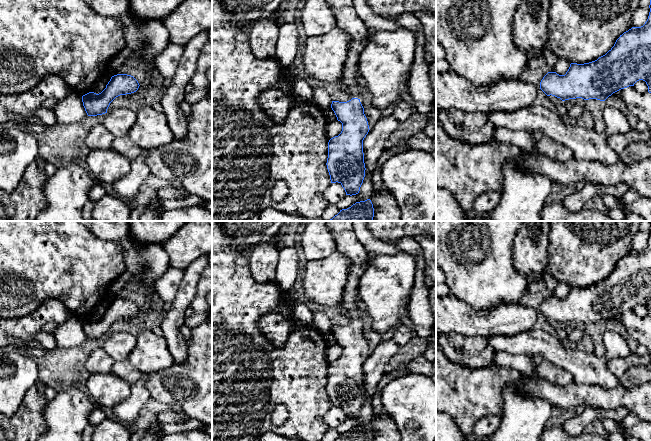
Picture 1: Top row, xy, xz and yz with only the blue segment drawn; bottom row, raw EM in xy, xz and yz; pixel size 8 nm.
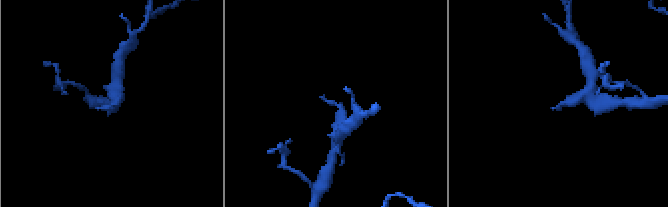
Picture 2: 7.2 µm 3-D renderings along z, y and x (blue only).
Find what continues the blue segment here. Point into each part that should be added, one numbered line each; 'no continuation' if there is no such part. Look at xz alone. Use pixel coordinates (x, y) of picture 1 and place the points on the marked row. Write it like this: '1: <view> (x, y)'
1: xz (347, 19)

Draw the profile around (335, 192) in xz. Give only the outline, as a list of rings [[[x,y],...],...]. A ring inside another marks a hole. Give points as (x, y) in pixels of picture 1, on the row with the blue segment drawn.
[[[331,183],[323,194],[324,201],[328,204],[336,204],[346,196],[341,183]]]

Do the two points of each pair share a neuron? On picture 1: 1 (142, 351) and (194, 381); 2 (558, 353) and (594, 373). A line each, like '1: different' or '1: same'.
1: different
2: same

